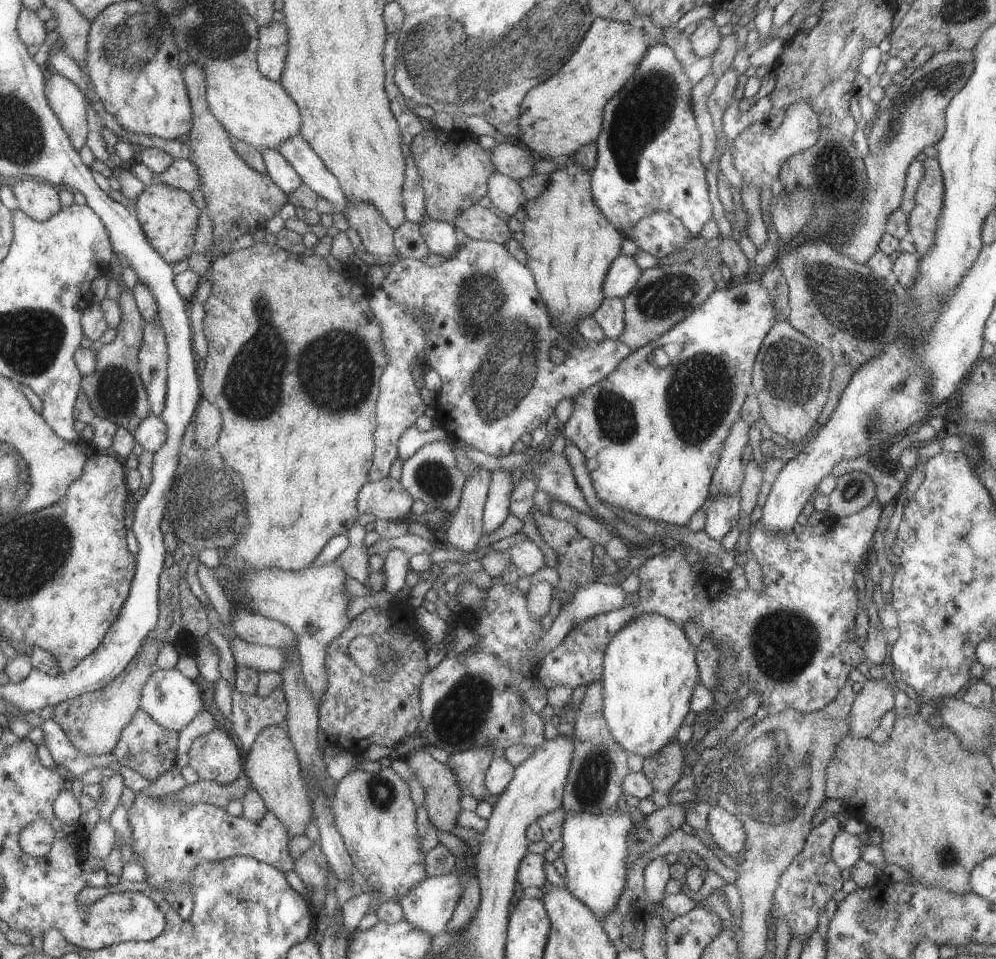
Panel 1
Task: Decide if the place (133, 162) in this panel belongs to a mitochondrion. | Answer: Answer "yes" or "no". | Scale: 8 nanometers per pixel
no

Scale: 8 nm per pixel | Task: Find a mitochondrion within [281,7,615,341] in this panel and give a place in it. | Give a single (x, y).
(570, 68)

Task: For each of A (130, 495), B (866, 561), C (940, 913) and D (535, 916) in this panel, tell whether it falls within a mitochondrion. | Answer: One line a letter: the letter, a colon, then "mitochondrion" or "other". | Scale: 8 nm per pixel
A: other
B: other
C: mitochondrion
D: other

